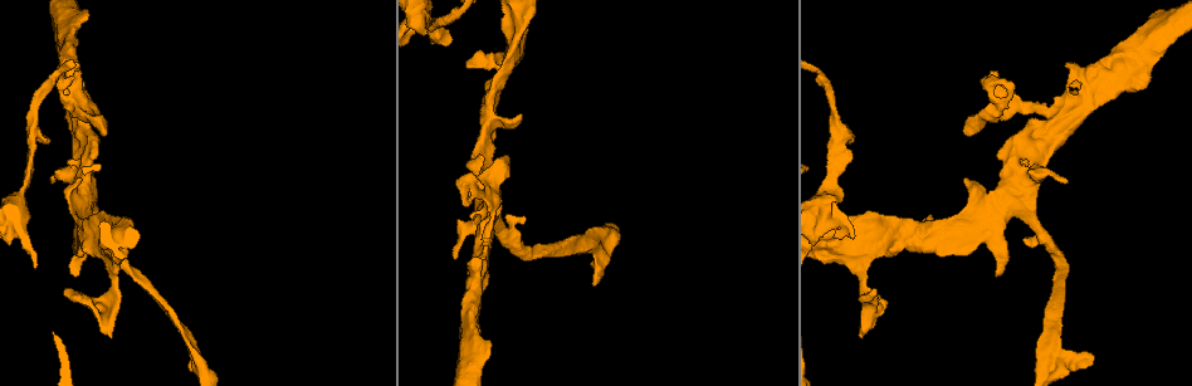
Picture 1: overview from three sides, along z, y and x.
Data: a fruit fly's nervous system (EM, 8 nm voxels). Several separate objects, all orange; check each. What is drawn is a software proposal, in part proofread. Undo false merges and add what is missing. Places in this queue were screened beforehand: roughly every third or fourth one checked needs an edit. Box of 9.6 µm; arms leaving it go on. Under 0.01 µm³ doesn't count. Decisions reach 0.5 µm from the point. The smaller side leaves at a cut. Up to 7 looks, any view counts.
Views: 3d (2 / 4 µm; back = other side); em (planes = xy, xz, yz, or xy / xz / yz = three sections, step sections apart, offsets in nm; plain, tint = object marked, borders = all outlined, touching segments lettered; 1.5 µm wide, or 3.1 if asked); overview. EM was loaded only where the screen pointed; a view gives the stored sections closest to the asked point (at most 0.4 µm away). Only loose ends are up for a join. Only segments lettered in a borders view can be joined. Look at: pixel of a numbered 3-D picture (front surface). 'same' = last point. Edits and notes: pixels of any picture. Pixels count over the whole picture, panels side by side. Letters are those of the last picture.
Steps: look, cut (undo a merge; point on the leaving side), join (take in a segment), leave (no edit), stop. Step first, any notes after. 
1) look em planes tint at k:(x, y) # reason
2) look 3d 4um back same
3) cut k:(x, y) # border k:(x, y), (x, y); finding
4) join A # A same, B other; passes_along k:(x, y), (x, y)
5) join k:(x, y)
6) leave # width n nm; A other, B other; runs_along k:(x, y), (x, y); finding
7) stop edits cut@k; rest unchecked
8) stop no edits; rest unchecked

look em xz step 8 borders at 1:(835, 238) # branch stops here

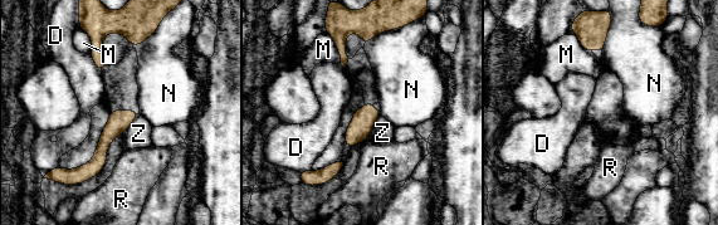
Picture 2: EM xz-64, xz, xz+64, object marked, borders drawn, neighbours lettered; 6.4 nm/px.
look em planes borders same

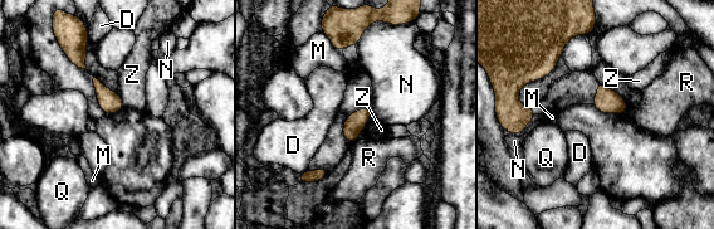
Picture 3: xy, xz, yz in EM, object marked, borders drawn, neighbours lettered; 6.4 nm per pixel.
leave # D other, M other, N other, Q other, R other, Z other; no lettered segment goes on from it

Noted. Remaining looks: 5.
look 3d 4um at 1:(974, 193) # thick turns thin

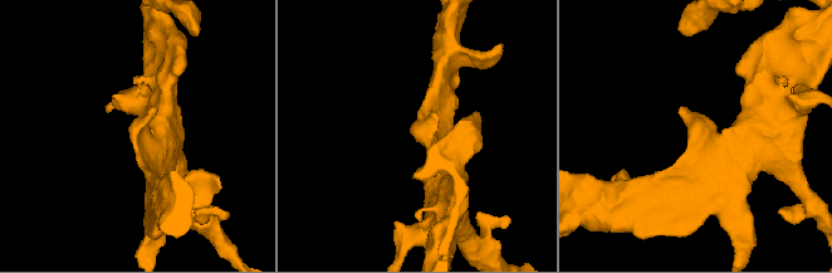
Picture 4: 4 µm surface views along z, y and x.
look em 3.1um planes plain at 4:(133, 129) # now the EM

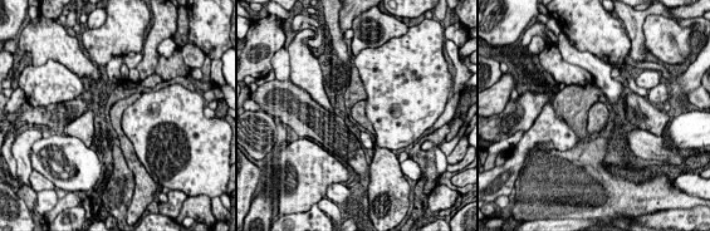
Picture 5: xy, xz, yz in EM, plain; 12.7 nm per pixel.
look em 3.1um planes borders same # see the neighbours

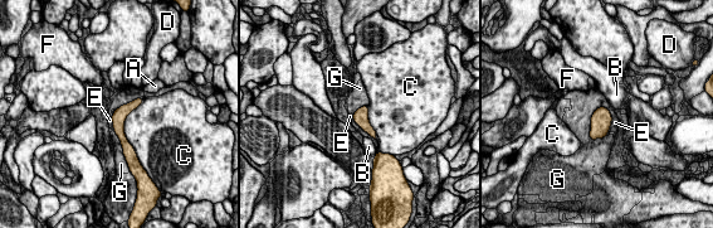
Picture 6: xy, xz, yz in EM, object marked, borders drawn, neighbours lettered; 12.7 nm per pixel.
leave # A other, B other, C other, D other, E other, F other, G other; all the same neuron

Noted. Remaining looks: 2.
look em xy step 8 tint at 1:(594, 284) # branch stops here

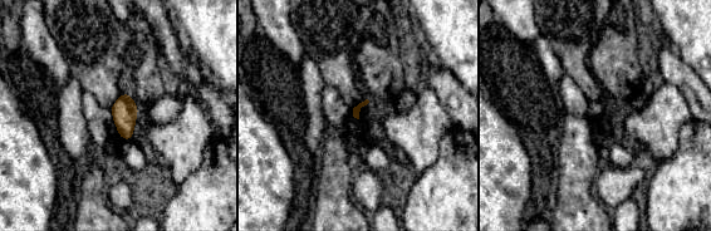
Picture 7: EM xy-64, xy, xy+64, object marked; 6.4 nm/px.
look em planes borders same

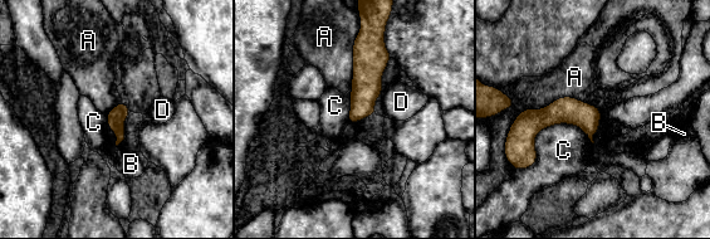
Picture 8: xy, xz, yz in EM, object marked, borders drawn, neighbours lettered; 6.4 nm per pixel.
leave # A other, B other, C other, D other; border 8:(592, 142), (549, 125), (524, 169); none of them fits

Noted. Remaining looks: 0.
stop no edits; rest unchecked

